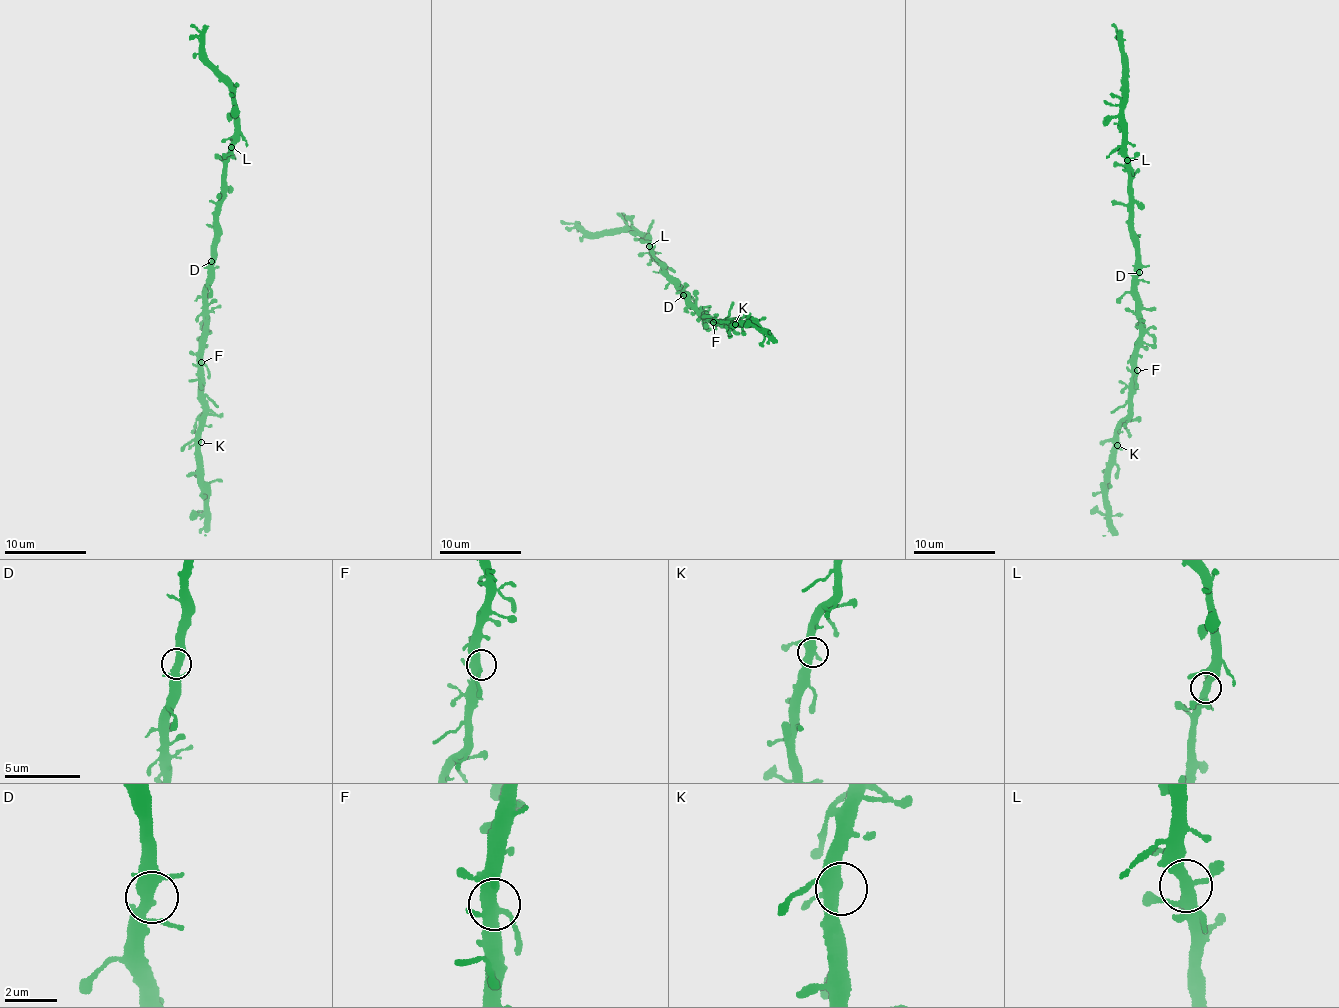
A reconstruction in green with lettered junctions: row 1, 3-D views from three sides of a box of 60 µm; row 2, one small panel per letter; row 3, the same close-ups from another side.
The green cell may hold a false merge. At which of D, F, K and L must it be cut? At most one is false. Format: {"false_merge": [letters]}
{"false_merge": []}

